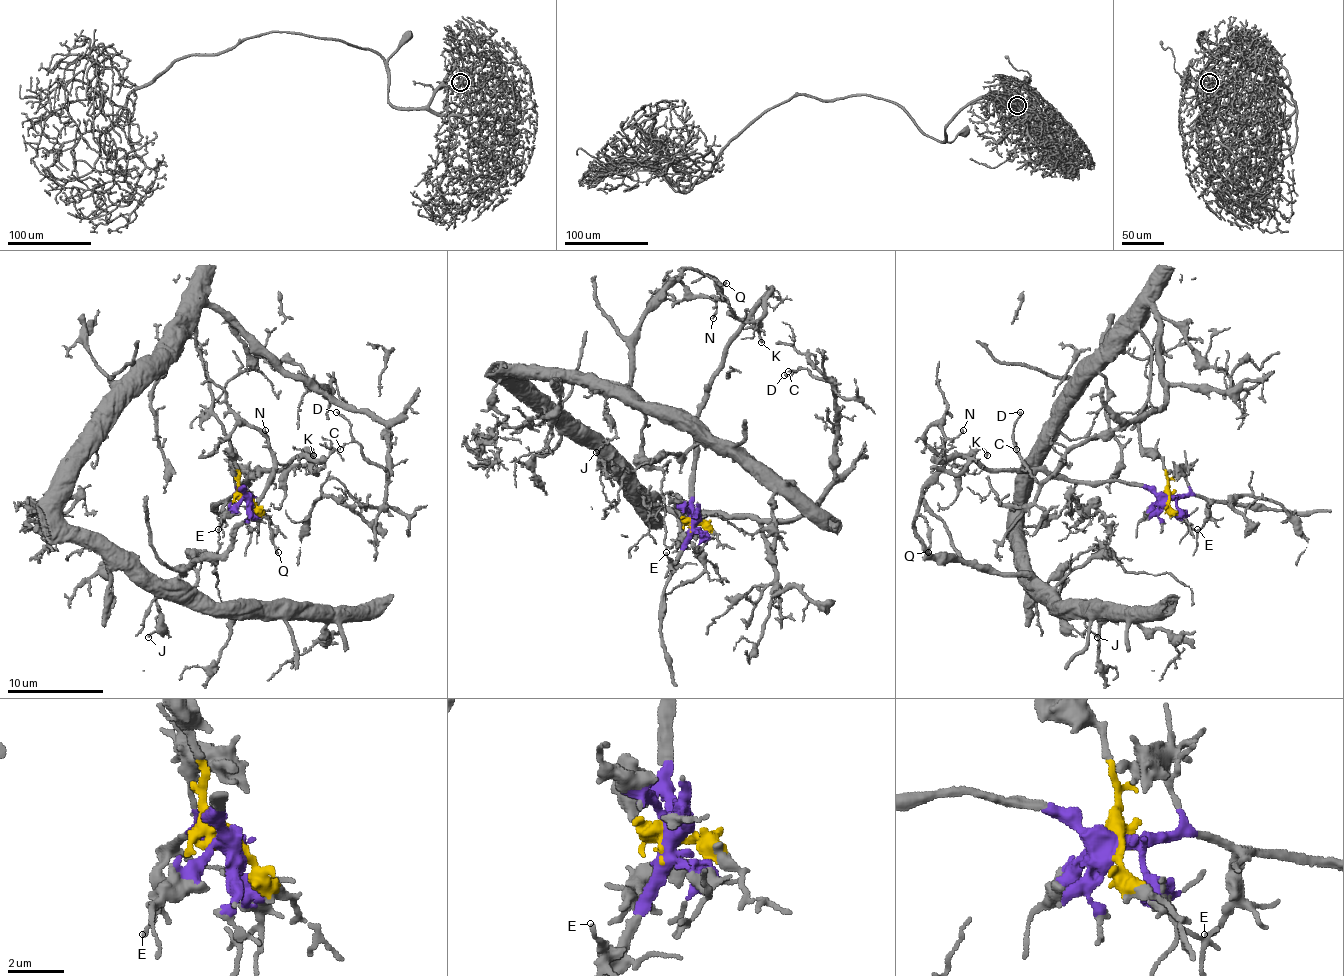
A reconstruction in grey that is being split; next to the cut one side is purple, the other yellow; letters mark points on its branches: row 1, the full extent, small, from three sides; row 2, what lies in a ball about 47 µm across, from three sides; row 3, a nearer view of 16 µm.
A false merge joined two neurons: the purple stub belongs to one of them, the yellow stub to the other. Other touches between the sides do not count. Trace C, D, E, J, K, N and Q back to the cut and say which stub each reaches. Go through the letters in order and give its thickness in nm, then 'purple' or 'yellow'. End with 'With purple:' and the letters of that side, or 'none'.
C: 140 nm thick; yellow
D: 170 nm thick; yellow
E: 150 nm thick; purple
J: 130 nm thick; yellow
K: 190 nm thick; purple
N: 150 nm thick; yellow
Q: 170 nm thick; yellow
With purple: E, K

